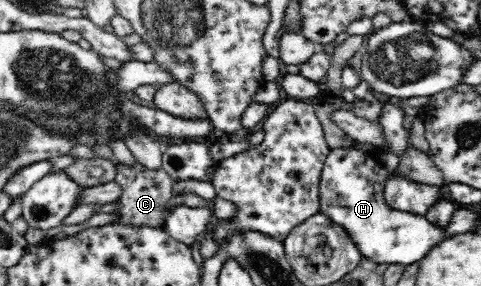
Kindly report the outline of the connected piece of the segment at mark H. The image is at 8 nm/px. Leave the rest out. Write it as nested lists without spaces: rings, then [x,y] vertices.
[[[354,144],[350,149],[332,150],[326,157],[320,176],[320,213],[347,231],[361,257],[379,264],[399,263],[407,266],[420,261],[431,247],[457,231],[401,212],[385,204],[384,187],[389,173],[381,156],[387,151]]]

